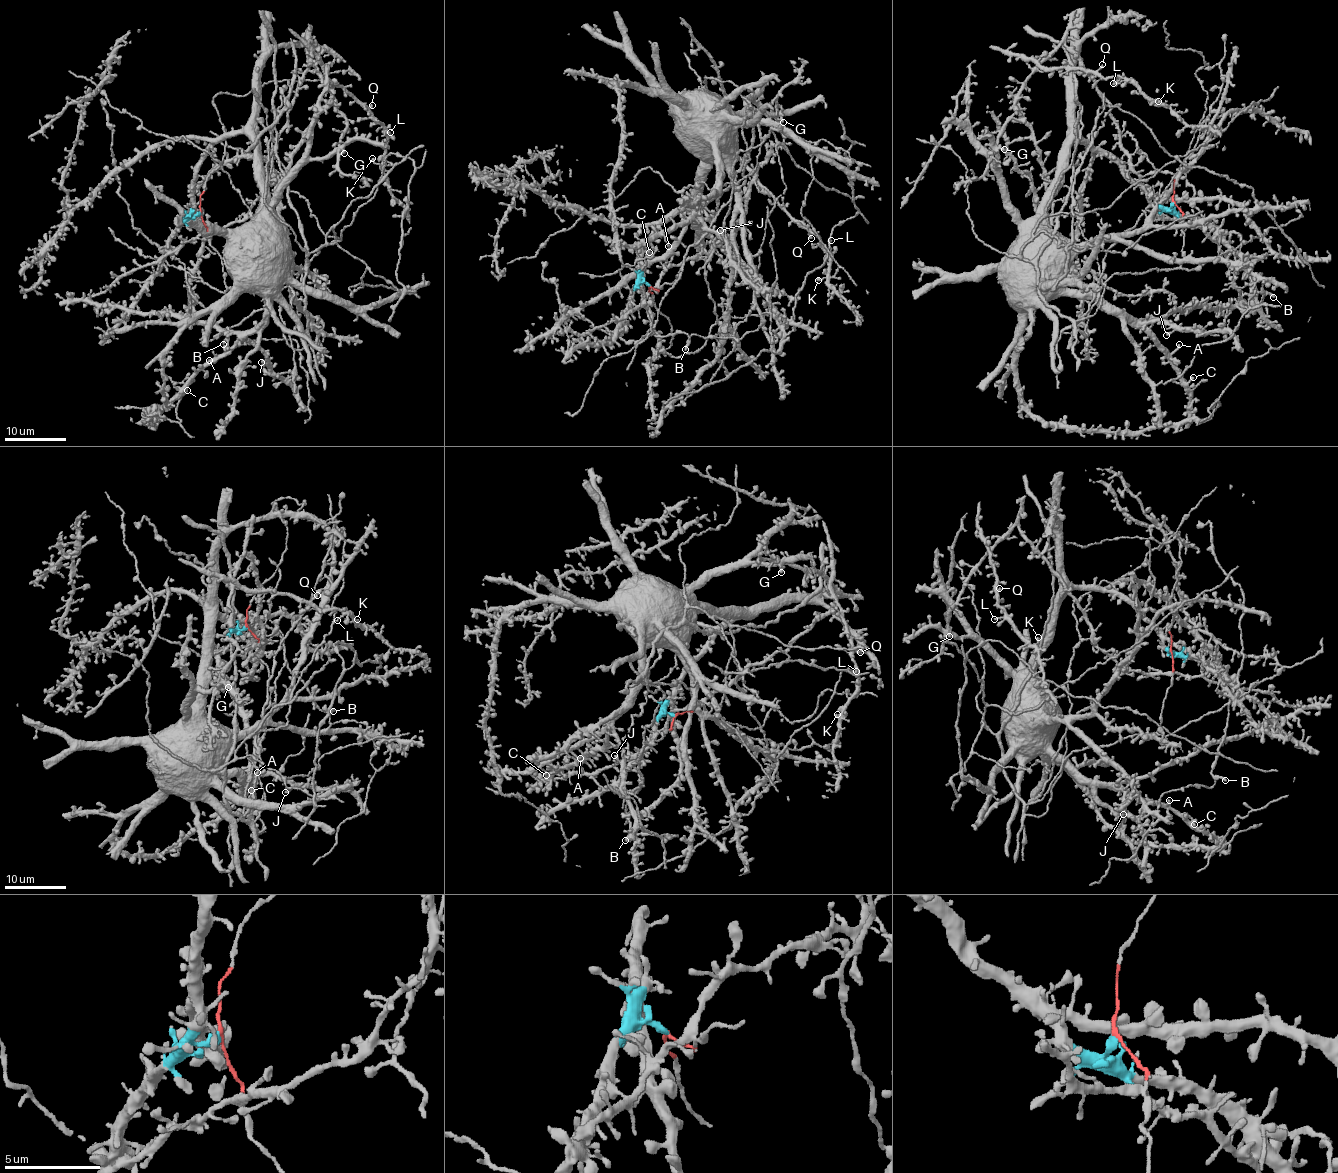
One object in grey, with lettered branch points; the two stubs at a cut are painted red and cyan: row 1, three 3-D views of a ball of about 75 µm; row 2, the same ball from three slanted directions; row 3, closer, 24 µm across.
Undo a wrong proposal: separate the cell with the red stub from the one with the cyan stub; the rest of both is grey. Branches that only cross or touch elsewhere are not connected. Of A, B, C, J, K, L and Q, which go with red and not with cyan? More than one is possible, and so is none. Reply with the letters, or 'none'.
B, K, L, Q

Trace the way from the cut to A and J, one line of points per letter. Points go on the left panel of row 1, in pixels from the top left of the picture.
A: (200, 212), (192, 211), (194, 170), (215, 143), (243, 133), (264, 194), (264, 312), (209, 359)
J: (200, 212), (192, 211), (194, 170), (215, 143), (243, 133), (266, 204), (263, 316), (244, 339), (262, 361)

